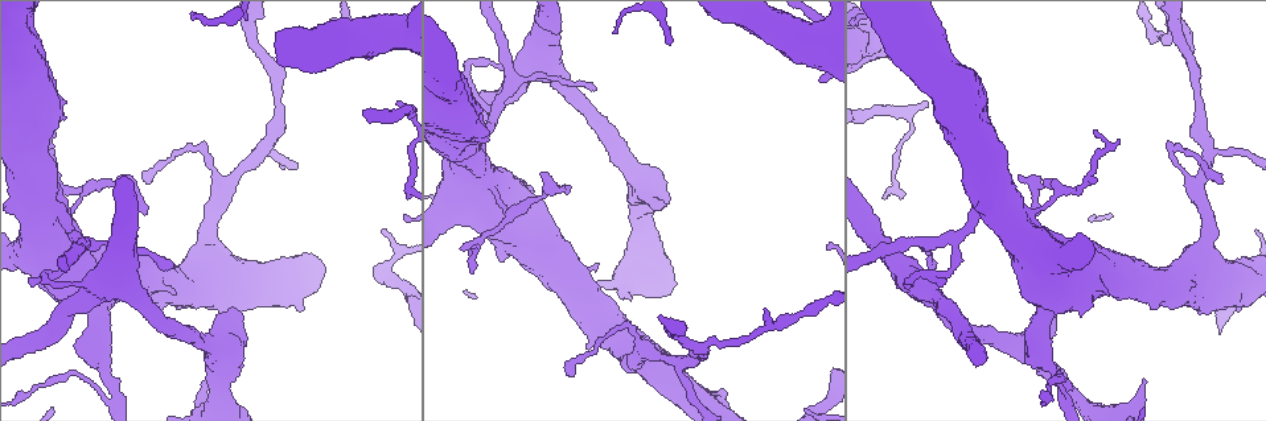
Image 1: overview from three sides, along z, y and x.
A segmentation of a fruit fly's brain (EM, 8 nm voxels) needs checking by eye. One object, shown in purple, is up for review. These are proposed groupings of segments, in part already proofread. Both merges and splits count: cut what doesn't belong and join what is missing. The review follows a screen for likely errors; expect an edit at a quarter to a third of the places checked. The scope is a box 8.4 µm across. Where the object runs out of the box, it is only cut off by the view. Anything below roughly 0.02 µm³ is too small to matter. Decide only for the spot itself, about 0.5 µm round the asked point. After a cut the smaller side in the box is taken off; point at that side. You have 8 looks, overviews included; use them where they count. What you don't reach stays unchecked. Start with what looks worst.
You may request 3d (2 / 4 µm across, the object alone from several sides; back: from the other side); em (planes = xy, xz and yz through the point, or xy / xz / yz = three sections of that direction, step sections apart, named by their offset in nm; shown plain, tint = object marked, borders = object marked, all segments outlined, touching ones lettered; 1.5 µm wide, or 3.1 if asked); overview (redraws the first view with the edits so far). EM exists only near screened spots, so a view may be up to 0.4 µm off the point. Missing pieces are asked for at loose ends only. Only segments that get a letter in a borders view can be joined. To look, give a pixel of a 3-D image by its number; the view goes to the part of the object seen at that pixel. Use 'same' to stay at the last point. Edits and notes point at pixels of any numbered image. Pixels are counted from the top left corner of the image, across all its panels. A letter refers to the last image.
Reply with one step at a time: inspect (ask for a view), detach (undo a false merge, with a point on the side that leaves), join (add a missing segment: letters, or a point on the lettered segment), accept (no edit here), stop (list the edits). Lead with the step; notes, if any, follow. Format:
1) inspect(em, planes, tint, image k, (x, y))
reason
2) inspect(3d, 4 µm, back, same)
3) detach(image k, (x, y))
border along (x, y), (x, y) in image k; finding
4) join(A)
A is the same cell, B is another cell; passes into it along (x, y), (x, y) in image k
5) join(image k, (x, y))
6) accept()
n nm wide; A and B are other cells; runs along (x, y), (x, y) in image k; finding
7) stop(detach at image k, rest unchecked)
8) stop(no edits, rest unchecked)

inspect(em, yz, step 4, borders, image 1, (945, 281))

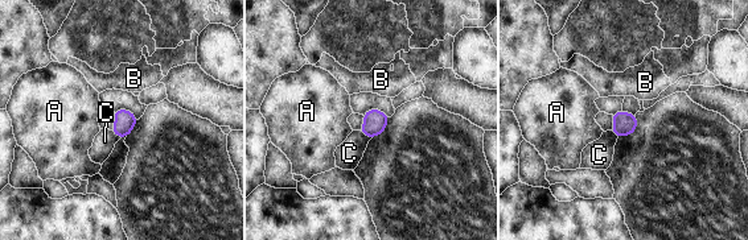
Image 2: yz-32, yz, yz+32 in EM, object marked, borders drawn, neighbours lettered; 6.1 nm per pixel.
inspect(em, planes, borders, same)

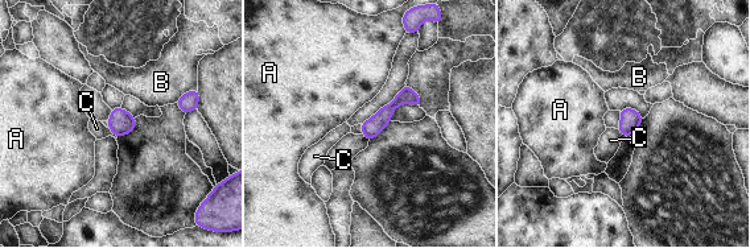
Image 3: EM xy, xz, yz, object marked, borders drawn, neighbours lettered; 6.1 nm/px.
accept()
110 nm wide; A, B and C are other cells; runs along (407, 90), (369, 131), (369, 135) in image 3; none of them fits

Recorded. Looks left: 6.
inspect(3d, 4 µm, image 1, (569, 191))
thin end

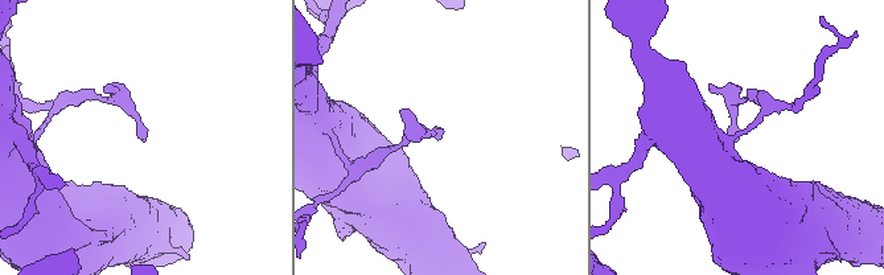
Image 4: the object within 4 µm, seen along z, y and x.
inspect(em, planes, borders, image 4, (736, 139))

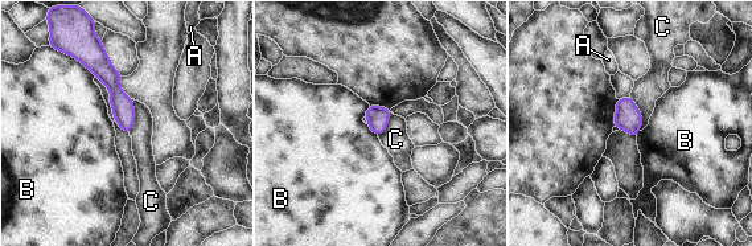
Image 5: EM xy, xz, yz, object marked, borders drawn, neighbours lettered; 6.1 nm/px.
accept()
A, B and C are other cells; border along (631, 94), (641, 117), (640, 130) in image 5; none of them fits

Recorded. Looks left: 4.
inspect(3d, 4 µm, image 1, (655, 203))
stops while still wide

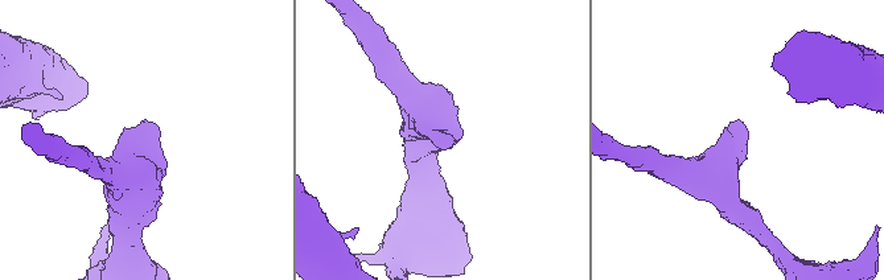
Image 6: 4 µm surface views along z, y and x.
inspect(em, planes, plain, image 6, (146, 121))
now the EM

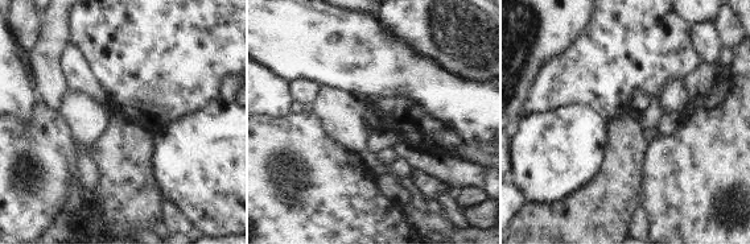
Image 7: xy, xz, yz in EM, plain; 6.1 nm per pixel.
inspect(em, planes, borders, same)

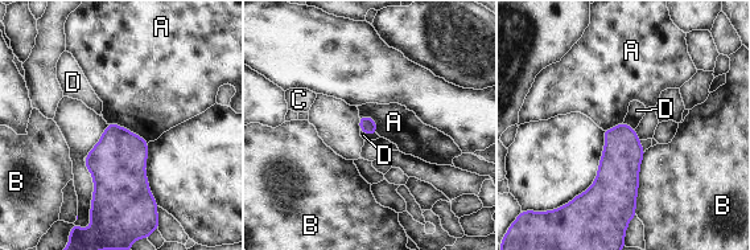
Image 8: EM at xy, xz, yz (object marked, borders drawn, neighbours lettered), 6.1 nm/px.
accept()
A, B, C and D are other cells; border along (108, 123), (135, 132), (147, 143) in image 8; none of them fits

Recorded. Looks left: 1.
stop(no edits, rest unchecked)

